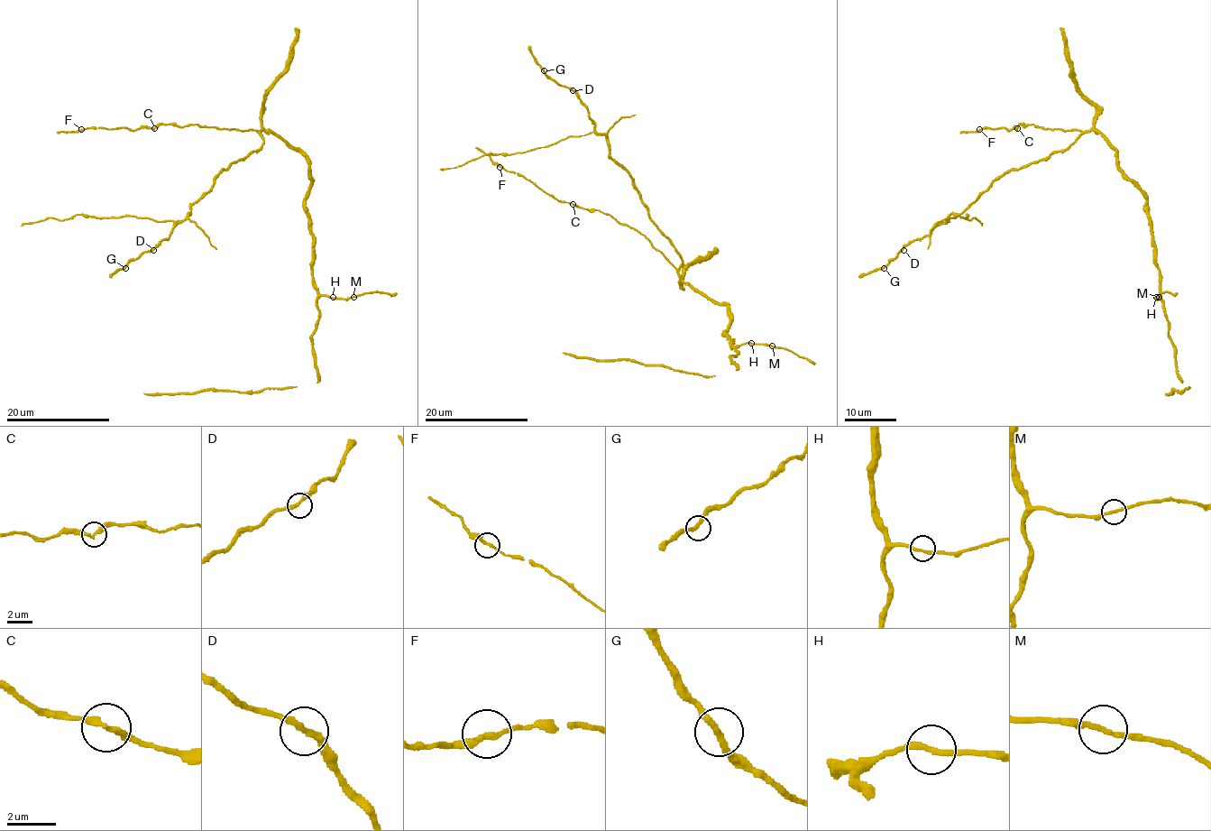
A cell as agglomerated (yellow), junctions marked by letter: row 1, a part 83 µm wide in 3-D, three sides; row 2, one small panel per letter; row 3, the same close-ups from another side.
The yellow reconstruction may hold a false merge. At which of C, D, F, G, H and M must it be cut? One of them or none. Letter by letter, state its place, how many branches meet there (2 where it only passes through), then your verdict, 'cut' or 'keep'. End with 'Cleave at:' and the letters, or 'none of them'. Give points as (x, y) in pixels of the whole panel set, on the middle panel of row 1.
C: at (573, 204); 2 branches meet; keep
D: at (573, 90); 2 branches meet; keep
F: at (499, 167); 2 branches meet; keep
G: at (544, 70); 2 branches meet; keep
H: at (751, 343); 2 branches meet; keep
M: at (772, 346); 2 branches meet; keep
Cleave at: none of them

